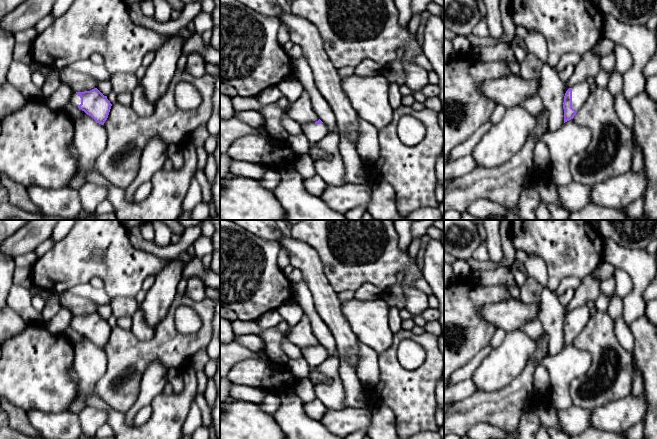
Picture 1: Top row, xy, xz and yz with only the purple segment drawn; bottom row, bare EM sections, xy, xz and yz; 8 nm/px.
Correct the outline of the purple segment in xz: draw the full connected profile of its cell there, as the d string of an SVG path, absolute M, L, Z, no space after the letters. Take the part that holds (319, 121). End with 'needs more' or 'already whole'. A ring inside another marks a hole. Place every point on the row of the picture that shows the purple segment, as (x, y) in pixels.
M319 119L315 123L308 123L301 125L303 134L307 137L310 142L310 147L317 144L323 138L325 138L328 133L328 127Z; needs more

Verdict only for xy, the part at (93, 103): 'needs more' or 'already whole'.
needs more

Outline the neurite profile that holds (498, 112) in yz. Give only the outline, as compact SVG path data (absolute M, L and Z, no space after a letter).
M496 105L496 107L494 108L494 110L490 116L489 121L492 124L499 123L502 120L505 111L506 111L506 108L503 105Z

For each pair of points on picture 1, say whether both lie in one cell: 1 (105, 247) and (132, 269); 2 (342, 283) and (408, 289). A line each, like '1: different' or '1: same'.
1: same
2: same

